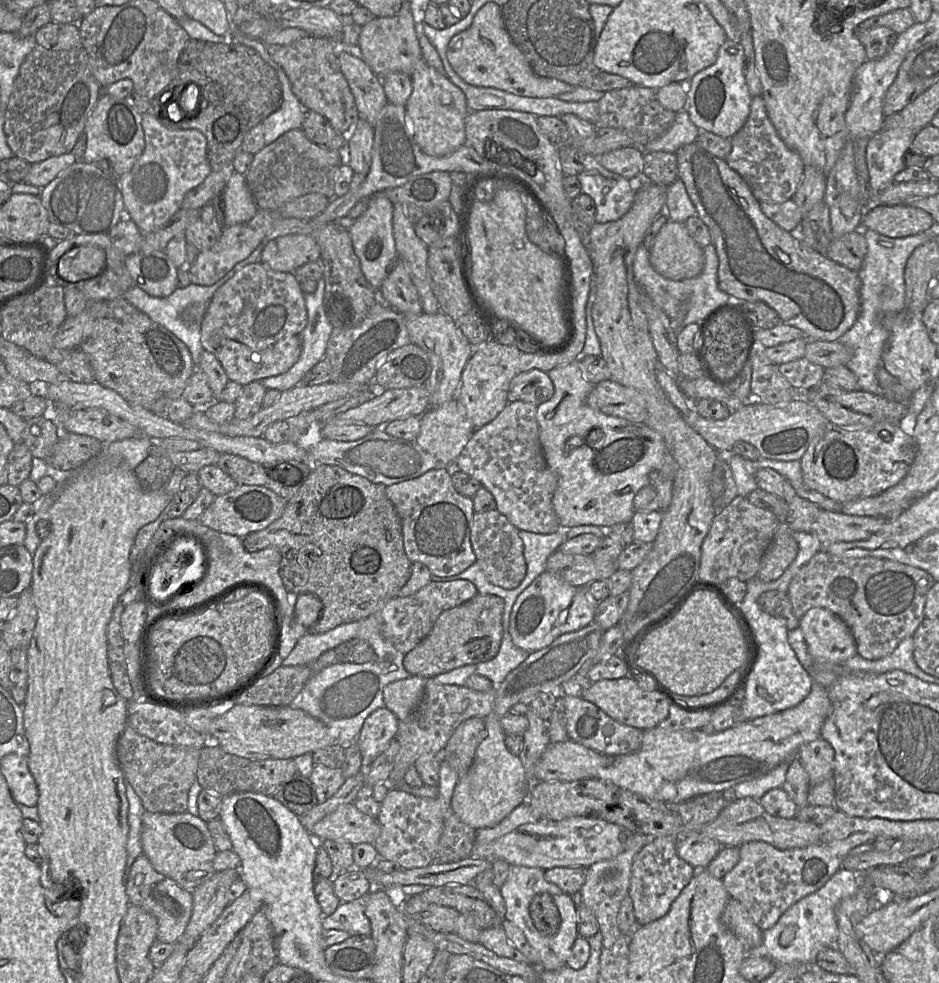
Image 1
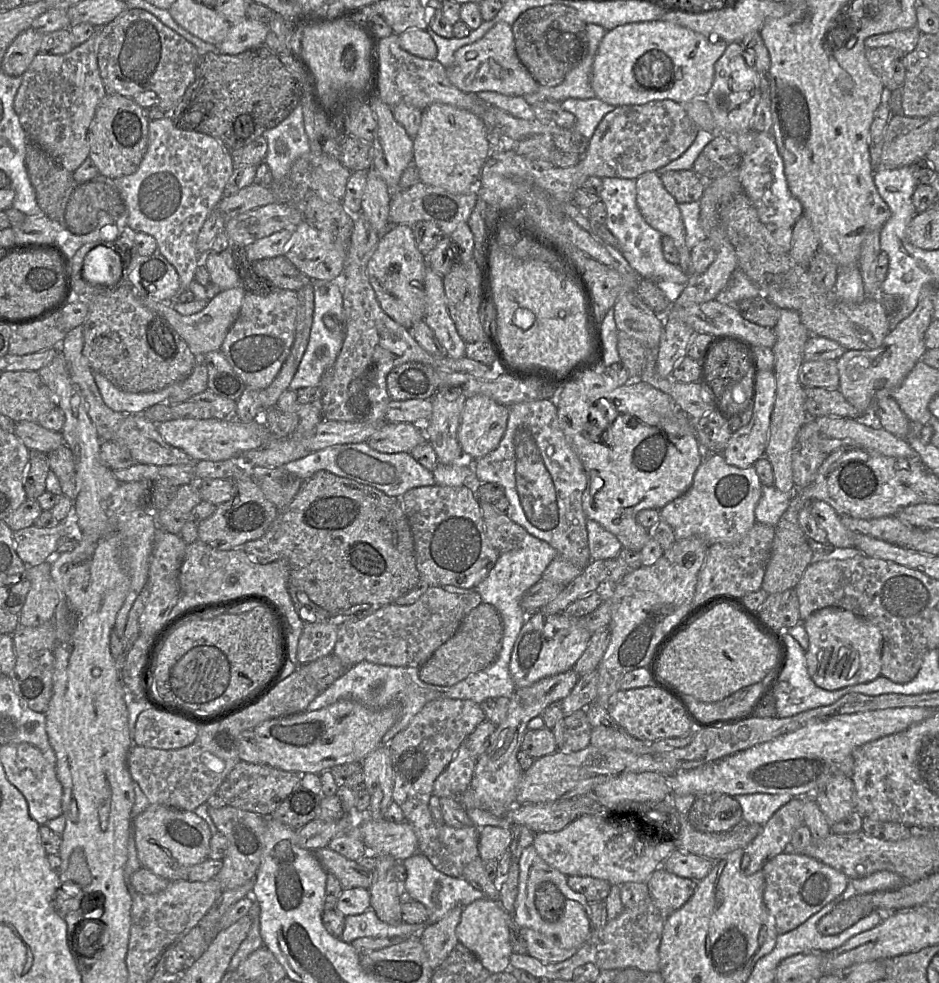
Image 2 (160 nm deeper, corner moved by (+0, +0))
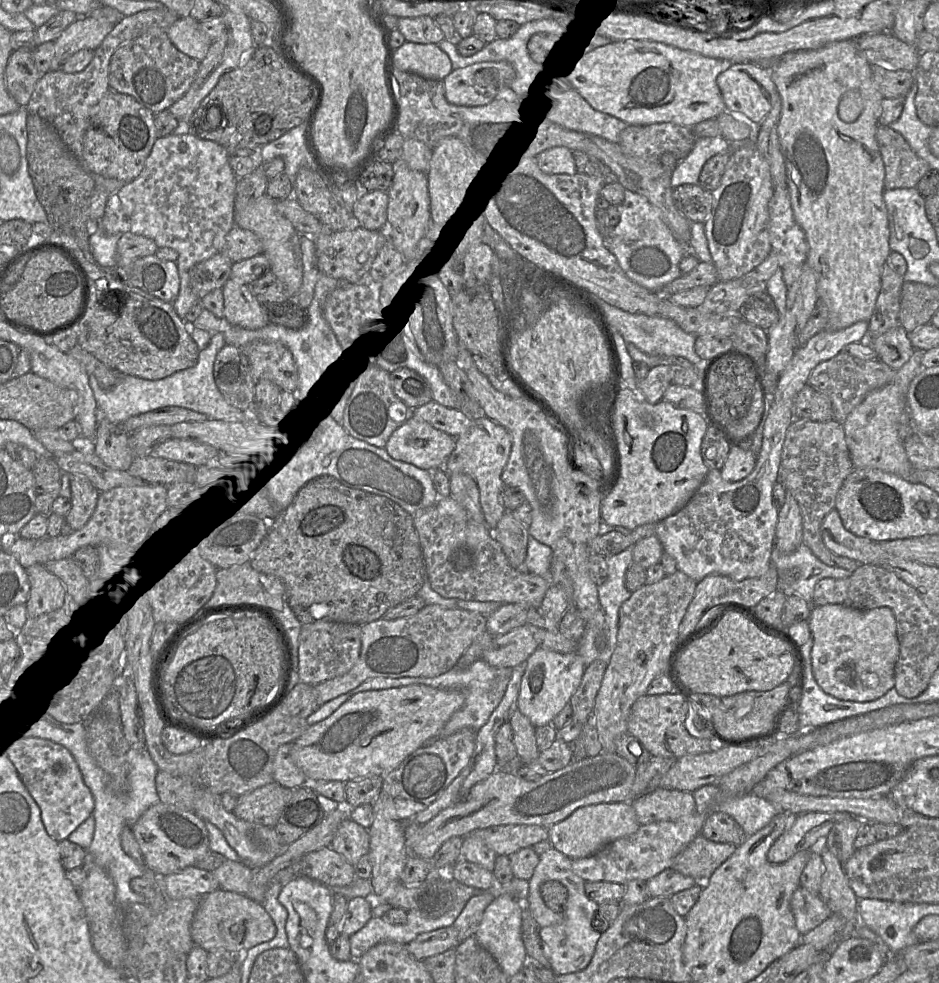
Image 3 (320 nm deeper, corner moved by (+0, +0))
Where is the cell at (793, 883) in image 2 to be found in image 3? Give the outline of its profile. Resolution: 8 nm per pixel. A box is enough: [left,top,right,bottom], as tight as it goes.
[790,885,831,935]

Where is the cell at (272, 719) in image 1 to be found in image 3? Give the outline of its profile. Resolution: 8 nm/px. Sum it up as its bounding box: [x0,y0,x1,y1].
[292,684,465,783]

